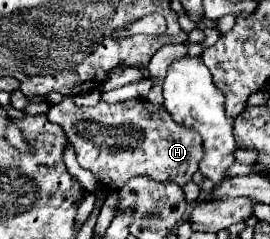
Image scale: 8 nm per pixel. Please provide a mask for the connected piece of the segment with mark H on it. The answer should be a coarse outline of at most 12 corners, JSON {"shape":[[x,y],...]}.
{"shape":[[130,99],[46,117],[106,189],[192,181],[202,137]]}

